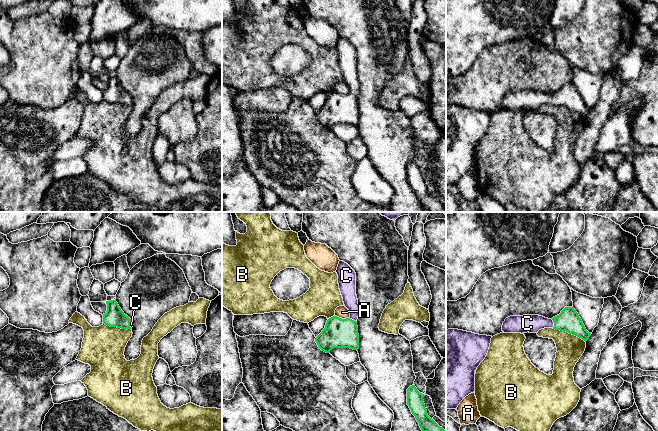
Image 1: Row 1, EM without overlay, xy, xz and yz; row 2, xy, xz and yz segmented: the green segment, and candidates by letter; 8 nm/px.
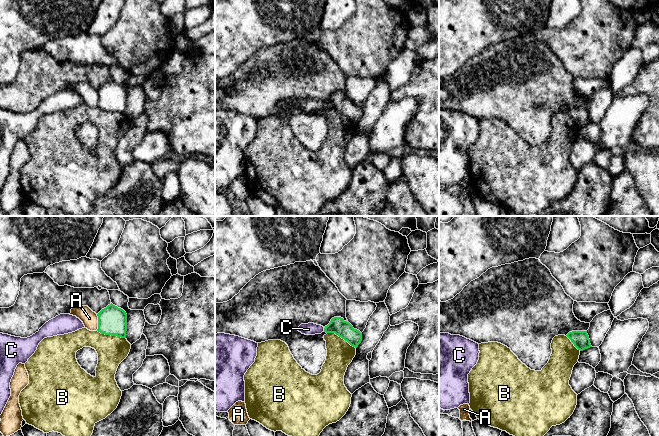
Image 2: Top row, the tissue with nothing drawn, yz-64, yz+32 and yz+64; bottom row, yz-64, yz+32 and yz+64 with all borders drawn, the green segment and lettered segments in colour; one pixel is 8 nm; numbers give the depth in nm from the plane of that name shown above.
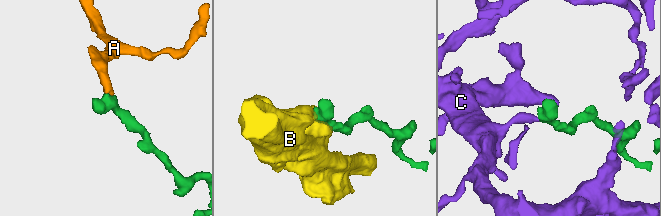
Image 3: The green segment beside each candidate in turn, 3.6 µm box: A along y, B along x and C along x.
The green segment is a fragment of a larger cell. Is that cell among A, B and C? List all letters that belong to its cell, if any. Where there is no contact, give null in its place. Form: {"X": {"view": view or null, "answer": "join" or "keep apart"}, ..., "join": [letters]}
{"A": {"view": "xz", "answer": "keep apart"}, "B": {"view": "yz", "answer": "keep apart"}, "C": {"view": "yz", "answer": "join"}, "join": ["C"]}

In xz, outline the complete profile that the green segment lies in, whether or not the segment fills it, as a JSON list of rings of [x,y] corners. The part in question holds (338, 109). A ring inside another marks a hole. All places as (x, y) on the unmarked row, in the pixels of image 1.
[[[339,37],[336,49],[343,78],[349,86],[350,93],[346,95],[337,92],[329,94],[315,117],[318,123],[326,129],[334,124],[350,124],[358,127],[359,110],[356,97],[359,92],[359,80],[356,71],[356,49],[343,37]]]

